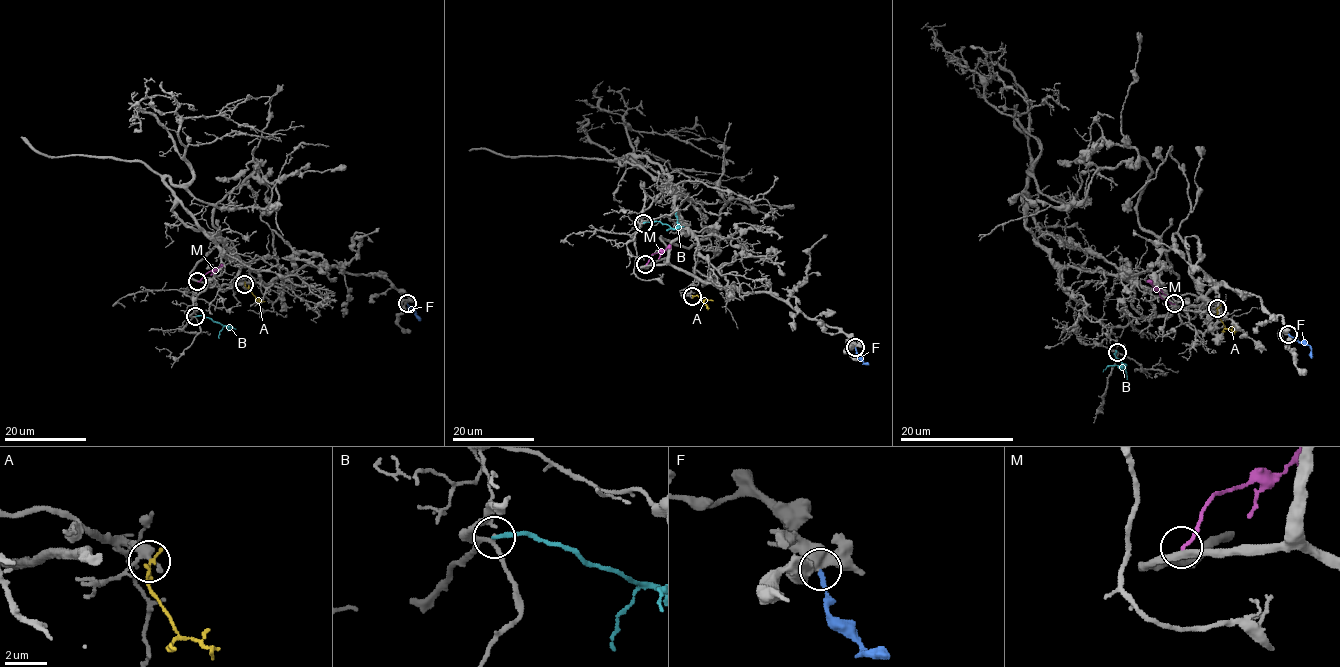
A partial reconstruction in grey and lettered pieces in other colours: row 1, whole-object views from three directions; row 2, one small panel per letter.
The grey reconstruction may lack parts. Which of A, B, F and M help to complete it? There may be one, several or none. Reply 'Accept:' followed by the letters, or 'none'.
Accept: A

